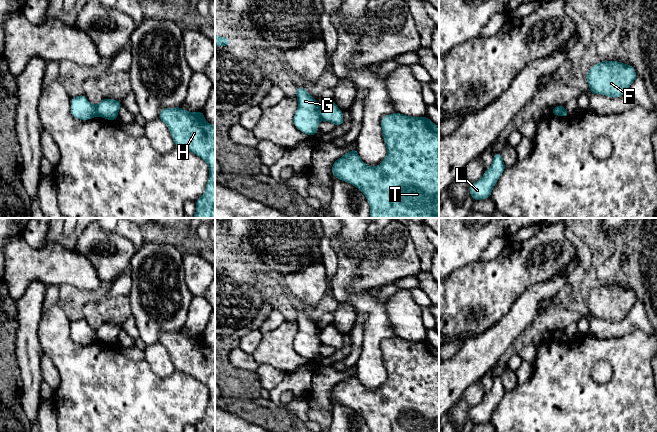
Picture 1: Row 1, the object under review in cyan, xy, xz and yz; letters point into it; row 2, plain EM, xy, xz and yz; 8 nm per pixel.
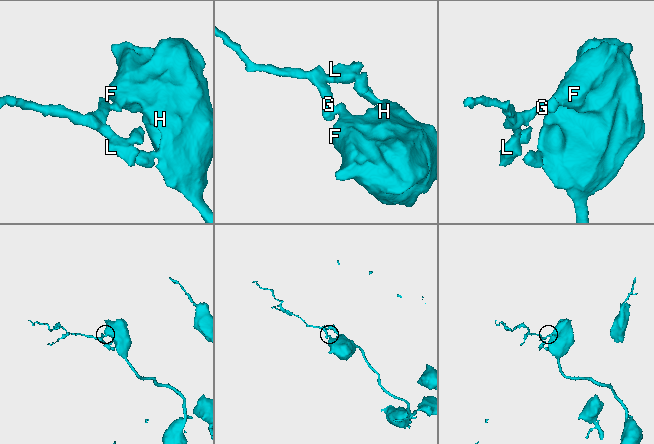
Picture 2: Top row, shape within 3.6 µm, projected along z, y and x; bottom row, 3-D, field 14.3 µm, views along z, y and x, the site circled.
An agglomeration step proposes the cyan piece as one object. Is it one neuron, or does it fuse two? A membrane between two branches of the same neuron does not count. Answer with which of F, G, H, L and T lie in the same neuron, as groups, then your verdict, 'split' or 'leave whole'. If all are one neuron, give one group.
F H T / G L; split

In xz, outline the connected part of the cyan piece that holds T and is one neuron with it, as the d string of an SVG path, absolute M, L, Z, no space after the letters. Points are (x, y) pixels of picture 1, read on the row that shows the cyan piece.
M396 112L387 114L381 119L381 129L387 148L387 155L379 165L375 167L366 165L358 155L357 148L354 148L333 162L332 175L341 181L352 184L365 195L370 205L370 218L439 218L439 126L427 116L412 117Z

